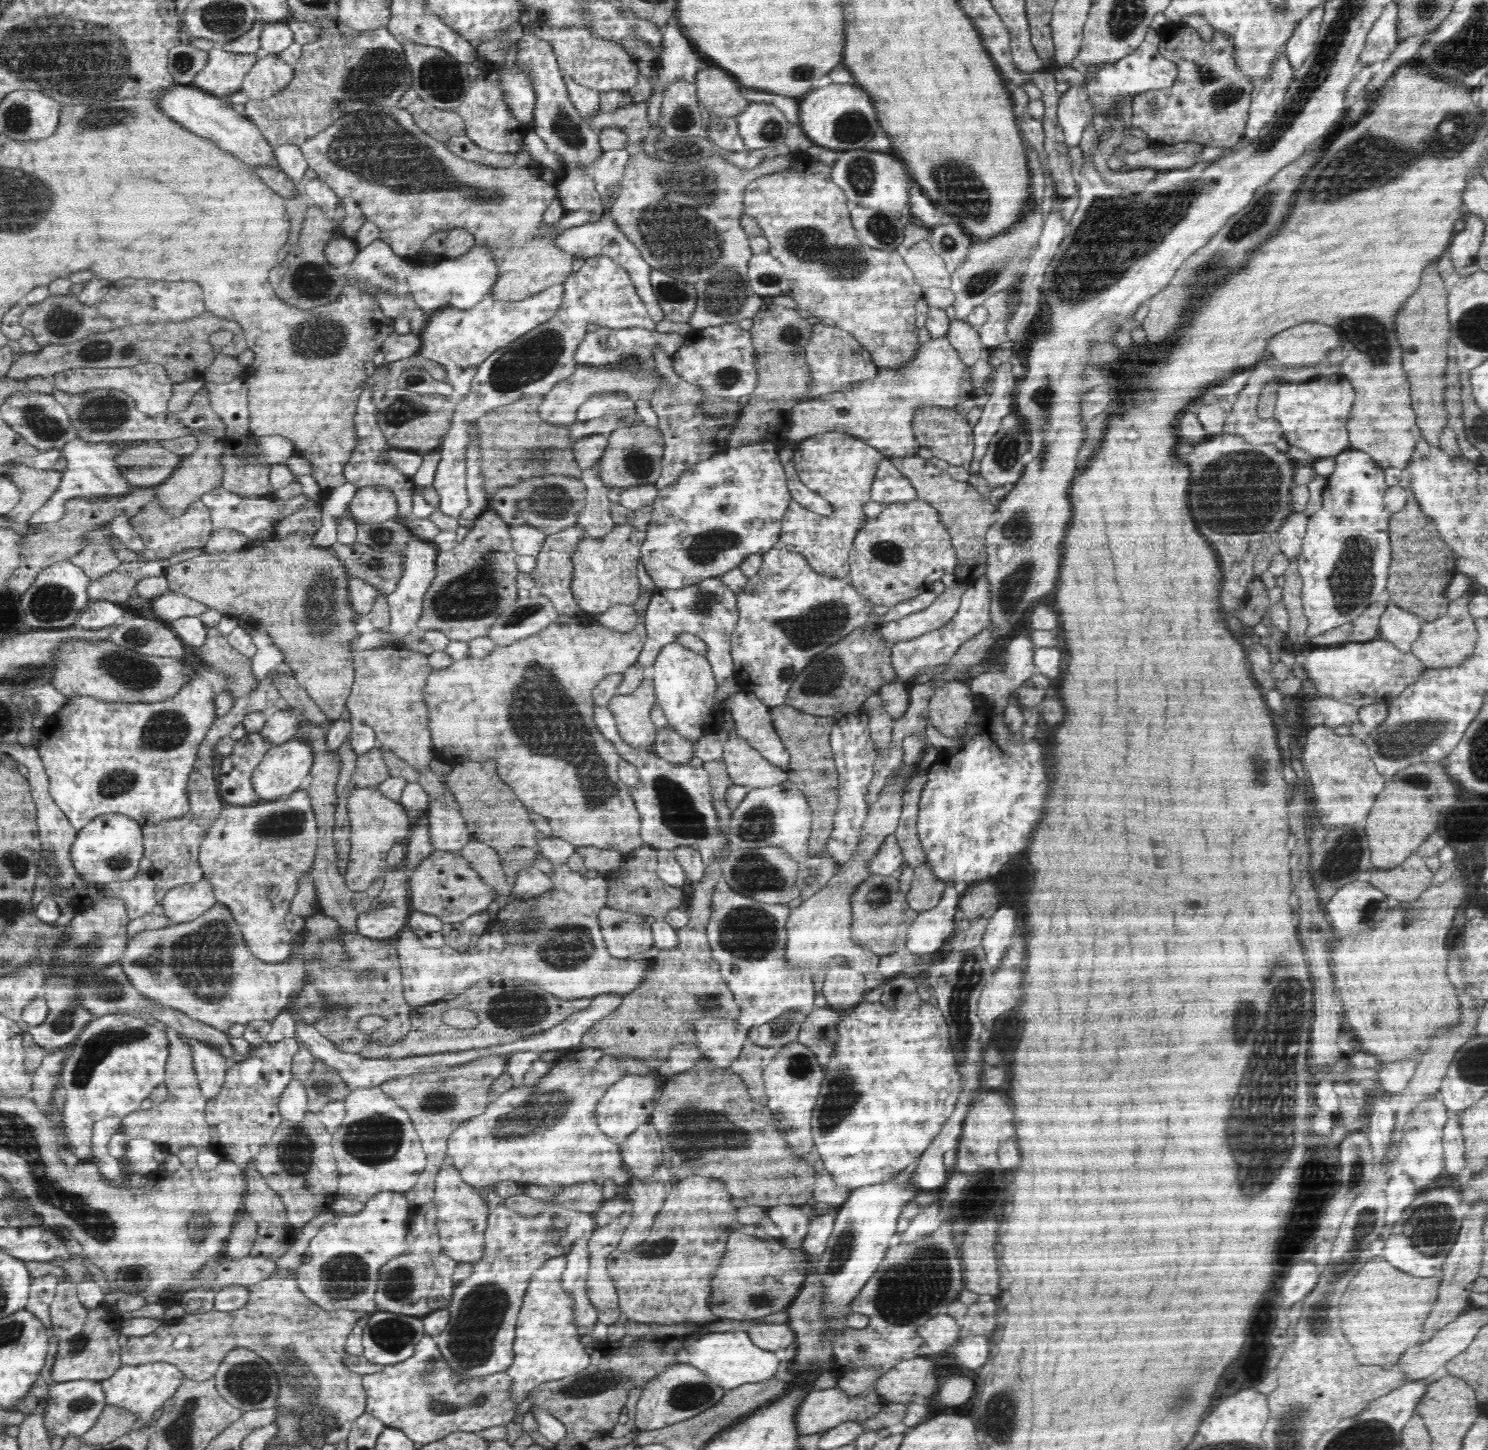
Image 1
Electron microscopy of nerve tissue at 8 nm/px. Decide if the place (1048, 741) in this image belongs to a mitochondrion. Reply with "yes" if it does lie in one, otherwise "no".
no

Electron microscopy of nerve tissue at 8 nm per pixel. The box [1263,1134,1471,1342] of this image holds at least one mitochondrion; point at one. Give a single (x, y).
(1435, 1241)

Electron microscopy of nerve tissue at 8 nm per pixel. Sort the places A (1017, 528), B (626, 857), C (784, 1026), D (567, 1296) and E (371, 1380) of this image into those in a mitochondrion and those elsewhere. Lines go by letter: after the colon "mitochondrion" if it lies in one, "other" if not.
A: mitochondrion
B: other
C: mitochondrion
D: other
E: other

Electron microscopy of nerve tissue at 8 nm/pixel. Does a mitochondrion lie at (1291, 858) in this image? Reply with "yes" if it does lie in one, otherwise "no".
no

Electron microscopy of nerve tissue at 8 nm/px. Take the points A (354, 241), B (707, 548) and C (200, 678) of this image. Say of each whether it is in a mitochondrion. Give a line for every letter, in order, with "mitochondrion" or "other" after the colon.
A: other
B: mitochondrion
C: other

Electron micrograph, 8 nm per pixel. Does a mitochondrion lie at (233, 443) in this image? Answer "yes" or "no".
no

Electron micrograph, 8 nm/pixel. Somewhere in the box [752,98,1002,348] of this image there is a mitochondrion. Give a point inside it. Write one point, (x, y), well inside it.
(806, 242)

